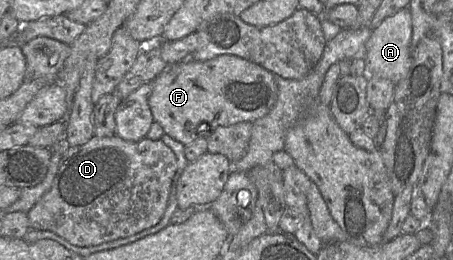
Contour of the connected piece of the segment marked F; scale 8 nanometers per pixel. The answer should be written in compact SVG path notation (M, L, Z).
M220 55L205 61L186 59L167 65L151 82L148 104L164 133L184 146L217 127L253 122L265 116L278 96L275 74L235 55Z

